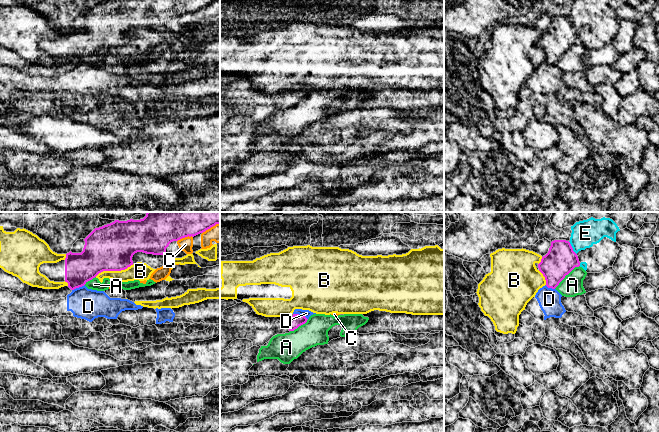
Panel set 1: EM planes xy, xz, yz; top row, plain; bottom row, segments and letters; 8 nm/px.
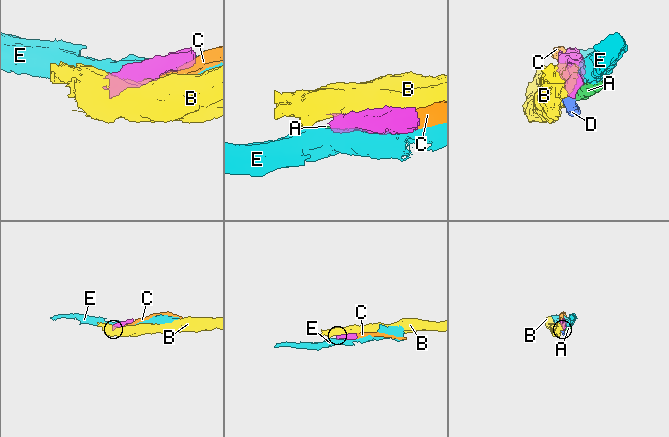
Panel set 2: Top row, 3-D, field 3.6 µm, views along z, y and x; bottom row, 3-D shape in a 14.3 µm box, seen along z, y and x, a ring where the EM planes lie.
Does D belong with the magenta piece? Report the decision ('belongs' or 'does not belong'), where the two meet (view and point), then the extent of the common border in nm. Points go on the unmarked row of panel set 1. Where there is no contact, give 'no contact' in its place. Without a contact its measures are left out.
does not belong | xz (300, 91) | 130 nm

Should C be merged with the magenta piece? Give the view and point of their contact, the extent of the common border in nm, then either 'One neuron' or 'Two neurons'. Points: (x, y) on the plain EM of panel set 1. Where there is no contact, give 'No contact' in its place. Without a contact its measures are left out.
Touches magenta at xy (184, 13). Shared border 130 nm. Two neurons

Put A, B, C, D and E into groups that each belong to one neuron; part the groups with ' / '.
A C / B / D / E

